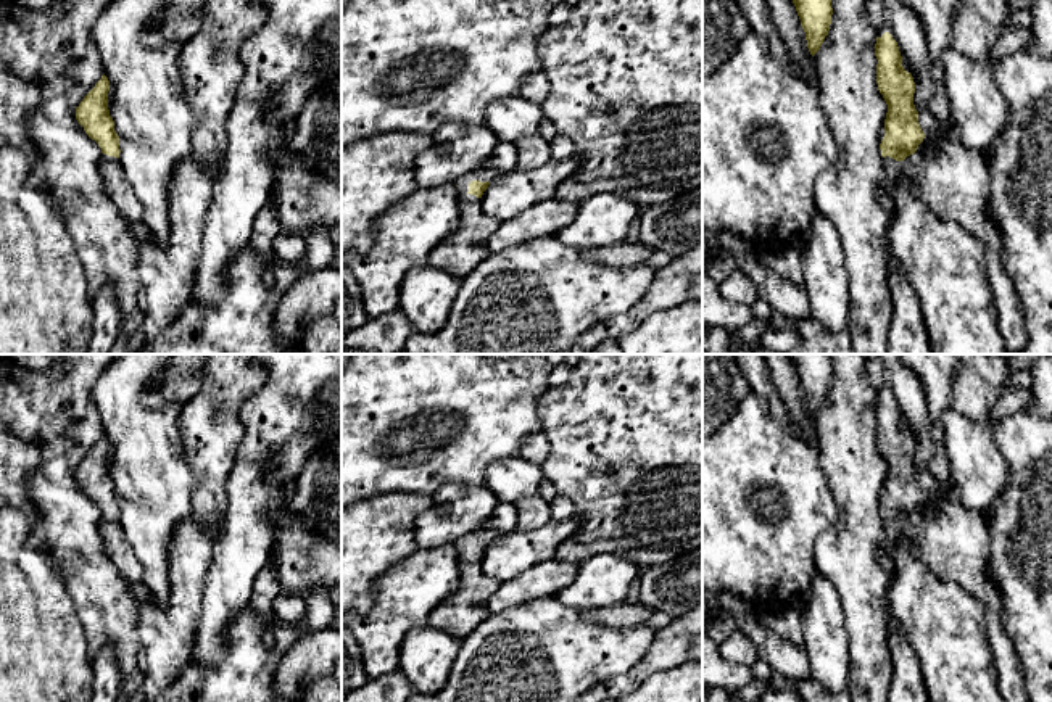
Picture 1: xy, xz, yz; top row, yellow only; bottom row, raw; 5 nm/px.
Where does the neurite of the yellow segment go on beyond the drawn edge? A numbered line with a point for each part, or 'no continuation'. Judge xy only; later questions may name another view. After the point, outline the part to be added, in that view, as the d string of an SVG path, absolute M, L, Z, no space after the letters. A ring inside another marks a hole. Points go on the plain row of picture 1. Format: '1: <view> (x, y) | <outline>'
1: xy (116, 548) | M103 515L100 520L100 531L105 539L105 554L118 572L129 583L140 581L143 578L143 567L126 541L119 518Z

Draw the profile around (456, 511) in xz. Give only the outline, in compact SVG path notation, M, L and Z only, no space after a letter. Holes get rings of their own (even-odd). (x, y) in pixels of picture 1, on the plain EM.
M446 485L414 523L419 549L454 544L459 538L485 528L498 498L485 486Z

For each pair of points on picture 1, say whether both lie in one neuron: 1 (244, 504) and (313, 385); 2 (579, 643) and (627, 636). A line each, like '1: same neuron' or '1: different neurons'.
1: same neuron
2: same neuron

